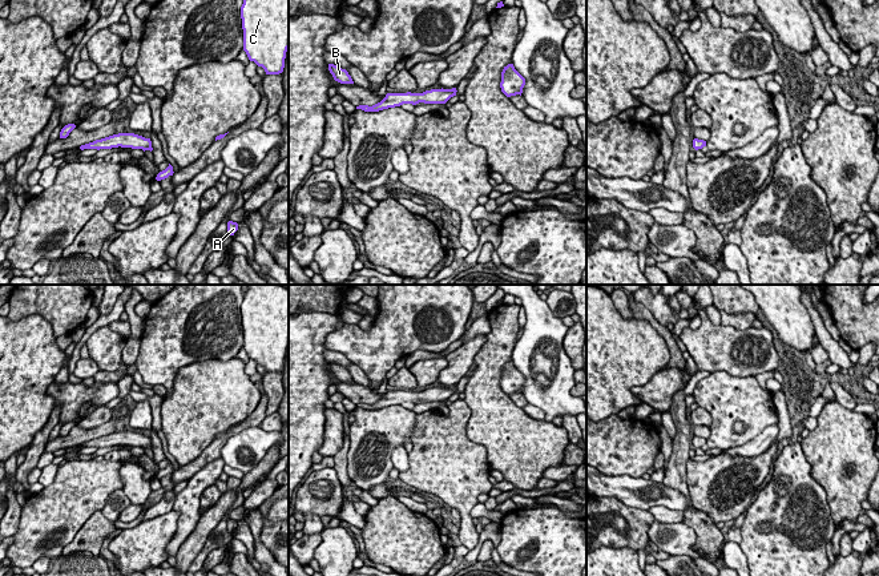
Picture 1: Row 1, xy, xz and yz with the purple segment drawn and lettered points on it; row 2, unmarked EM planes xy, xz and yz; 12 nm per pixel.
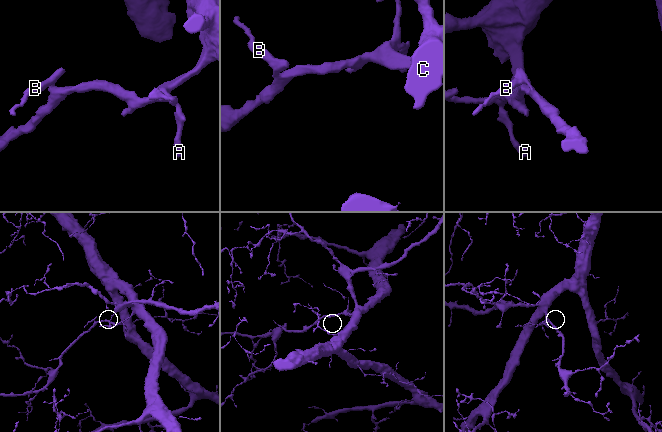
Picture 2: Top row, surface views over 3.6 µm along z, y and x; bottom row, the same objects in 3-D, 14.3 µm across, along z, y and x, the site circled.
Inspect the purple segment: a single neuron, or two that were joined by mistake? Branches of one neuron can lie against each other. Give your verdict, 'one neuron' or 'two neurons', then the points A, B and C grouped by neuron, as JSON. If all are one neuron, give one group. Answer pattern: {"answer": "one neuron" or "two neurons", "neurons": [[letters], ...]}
{"answer": "one neuron", "neurons": [["A", "B", "C"]]}

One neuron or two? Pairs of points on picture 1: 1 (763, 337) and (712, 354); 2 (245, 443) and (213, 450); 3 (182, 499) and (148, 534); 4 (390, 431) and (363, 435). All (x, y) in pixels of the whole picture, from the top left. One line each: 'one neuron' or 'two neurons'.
1: one neuron
2: two neurons
3: two neurons
4: one neuron

